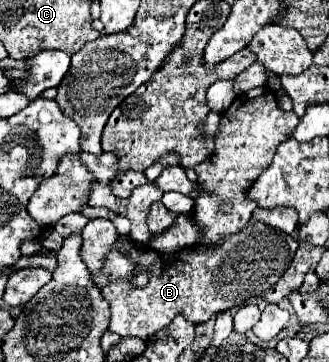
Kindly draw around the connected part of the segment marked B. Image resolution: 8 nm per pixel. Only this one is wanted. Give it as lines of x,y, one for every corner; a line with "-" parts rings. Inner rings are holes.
248,224
216,248
192,246
174,254
160,254
146,246
134,246
128,254
138,262
136,272
150,272
150,282
144,288
132,288
128,278
116,280
102,290
112,312
108,330
122,338
132,336
148,340
160,332
160,328
168,326
178,314
192,324
204,324
212,314
236,308
270,290
290,266
296,248
298,242
292,236
268,228
266,224

